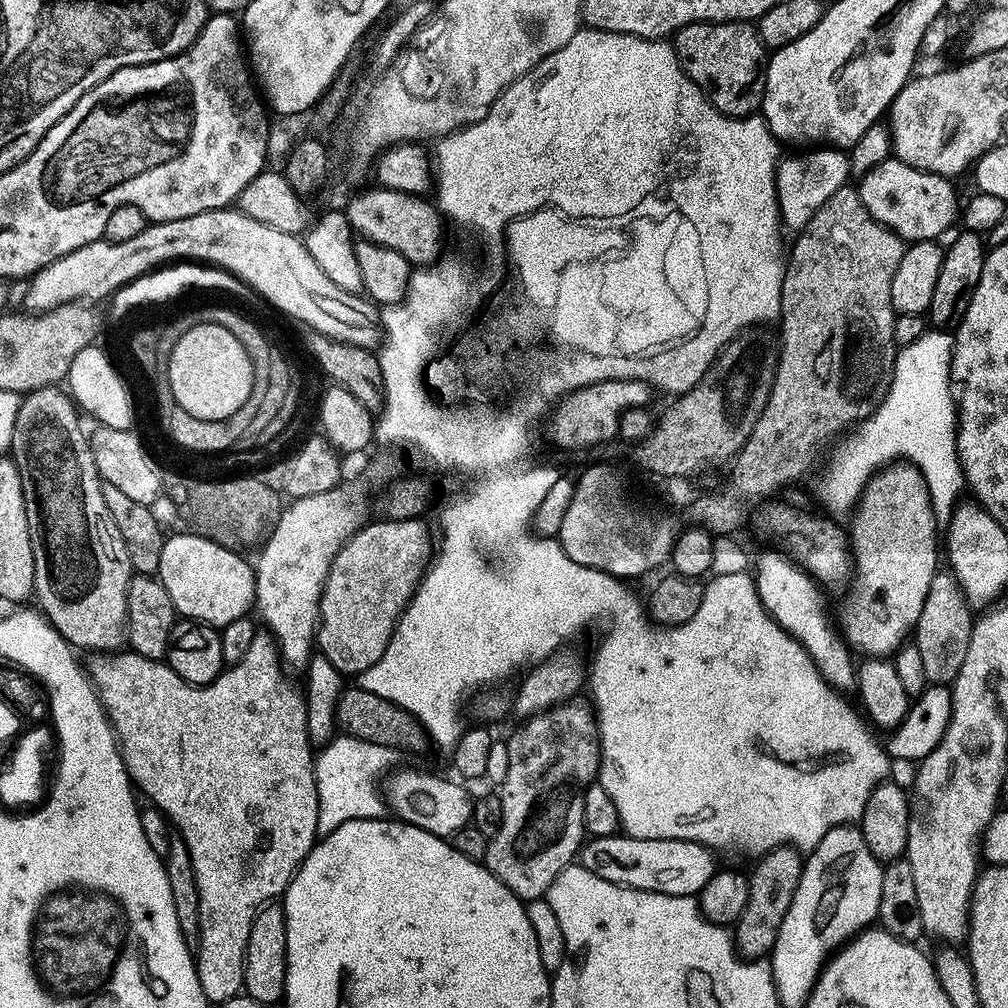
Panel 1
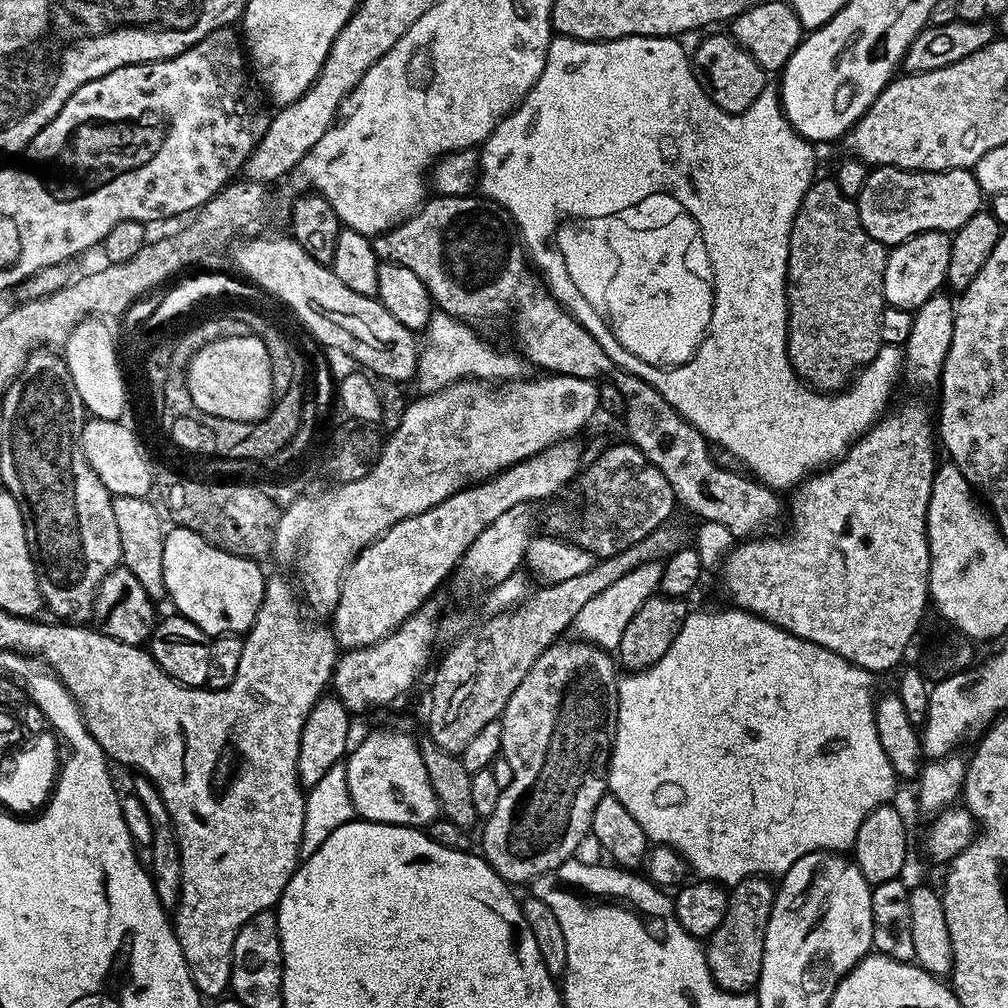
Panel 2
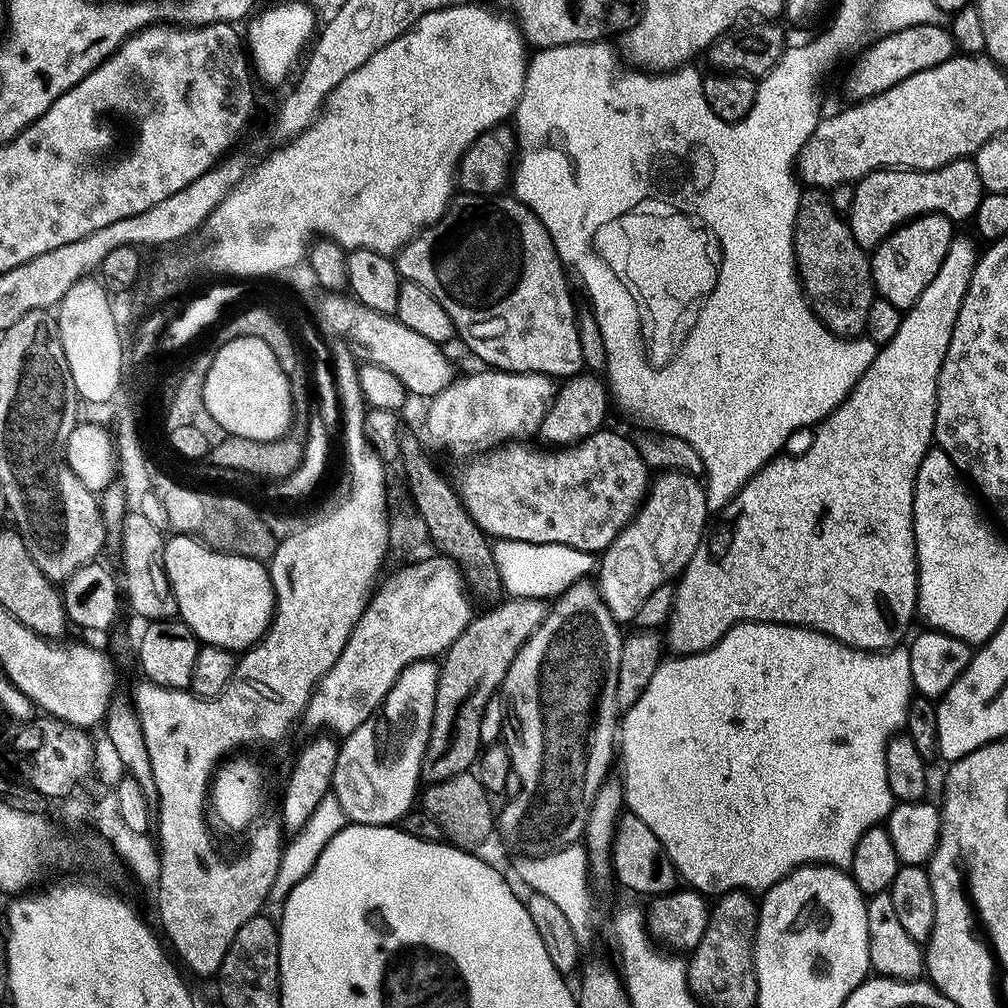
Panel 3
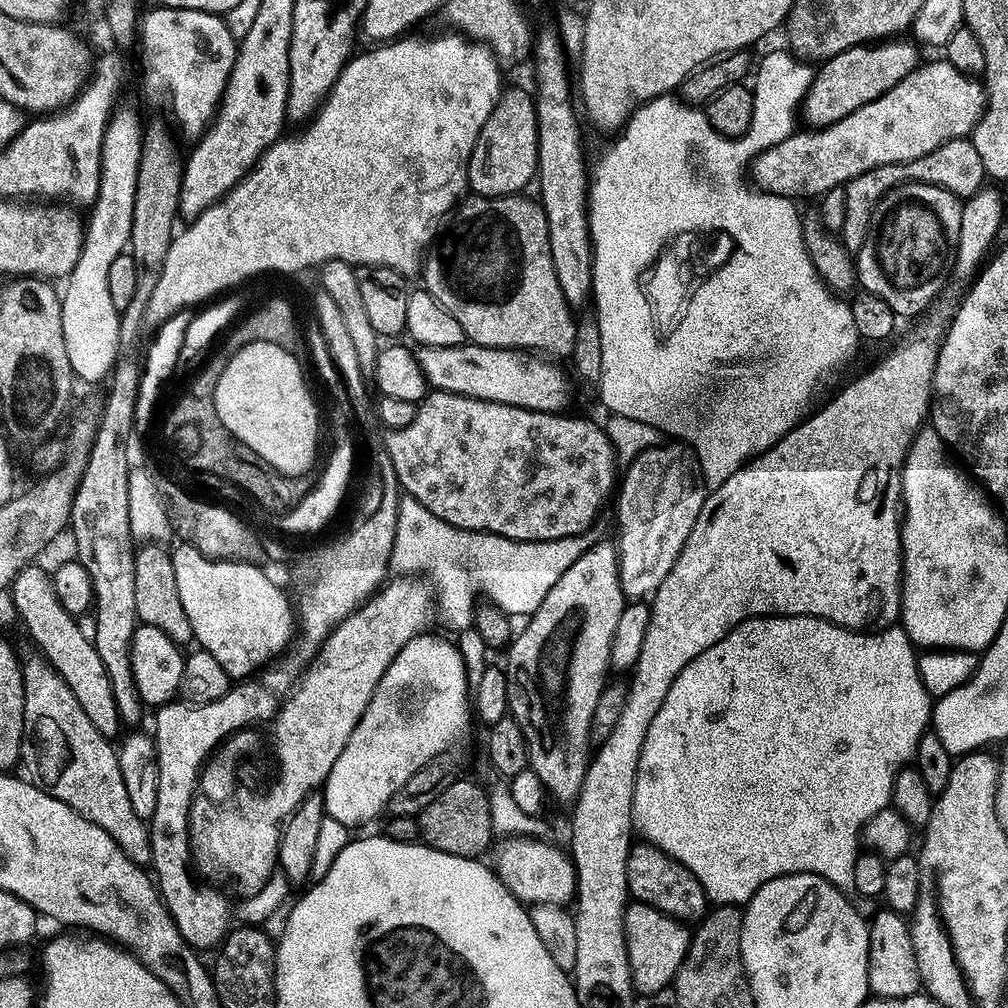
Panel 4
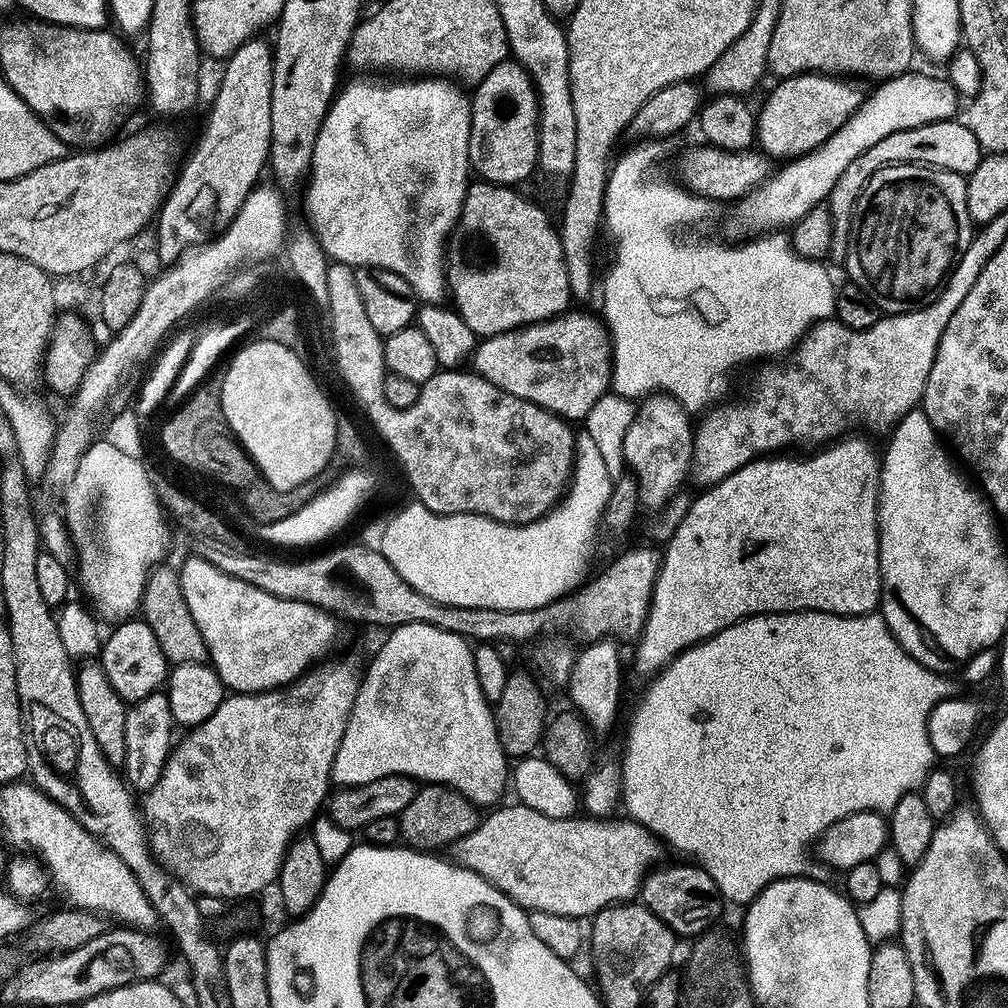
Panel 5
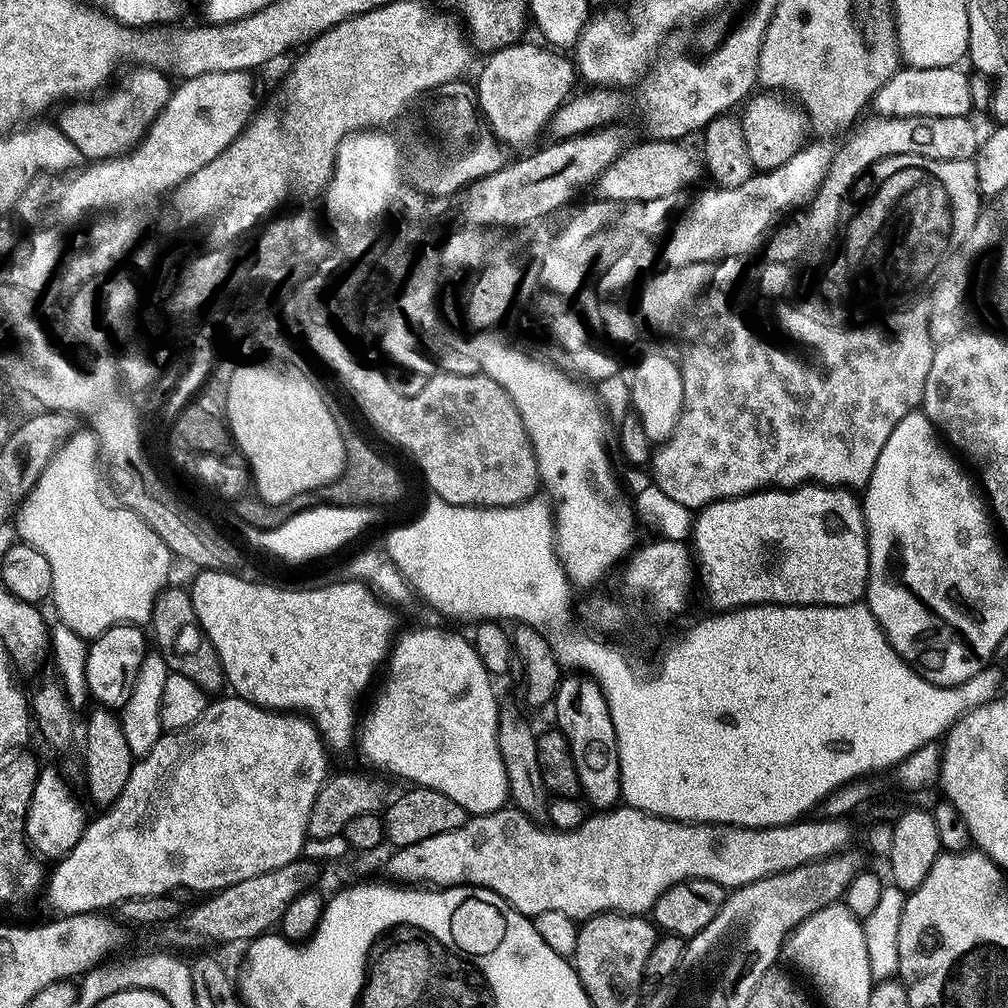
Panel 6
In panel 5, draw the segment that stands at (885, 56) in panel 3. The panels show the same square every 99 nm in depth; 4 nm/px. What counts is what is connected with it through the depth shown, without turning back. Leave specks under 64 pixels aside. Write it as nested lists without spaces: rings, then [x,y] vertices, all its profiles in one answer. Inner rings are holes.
[[[801,72],[798,76],[785,76],[776,84],[778,85],[773,88],[764,105],[758,108],[756,144],[765,156],[769,158],[777,156],[778,159],[784,160],[780,162],[806,156],[815,148],[821,148],[860,109],[866,95],[865,89],[860,89],[855,79],[841,78],[839,75],[823,72]]]

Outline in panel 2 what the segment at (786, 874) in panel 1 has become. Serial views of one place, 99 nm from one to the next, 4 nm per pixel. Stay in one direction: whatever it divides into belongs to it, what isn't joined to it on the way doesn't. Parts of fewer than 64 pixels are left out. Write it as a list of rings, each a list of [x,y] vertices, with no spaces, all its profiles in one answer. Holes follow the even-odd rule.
[[[751,876],[731,885],[726,914],[712,935],[707,937],[704,953],[714,982],[727,992],[752,992],[762,974],[762,954],[766,942],[766,926],[774,906],[776,888],[771,879]]]

